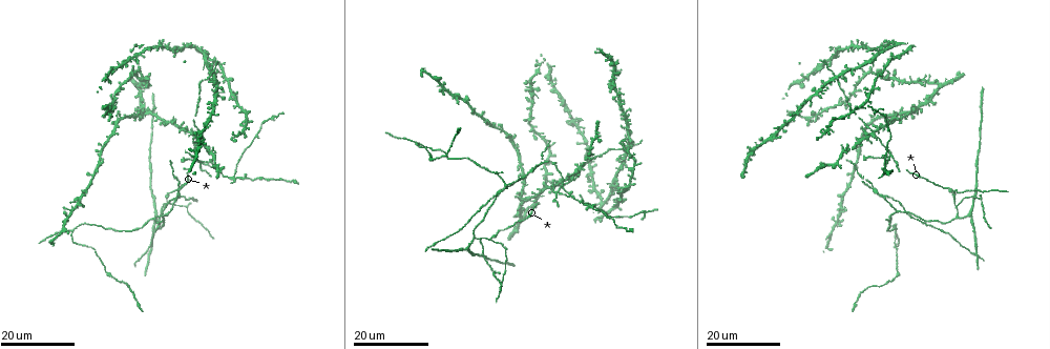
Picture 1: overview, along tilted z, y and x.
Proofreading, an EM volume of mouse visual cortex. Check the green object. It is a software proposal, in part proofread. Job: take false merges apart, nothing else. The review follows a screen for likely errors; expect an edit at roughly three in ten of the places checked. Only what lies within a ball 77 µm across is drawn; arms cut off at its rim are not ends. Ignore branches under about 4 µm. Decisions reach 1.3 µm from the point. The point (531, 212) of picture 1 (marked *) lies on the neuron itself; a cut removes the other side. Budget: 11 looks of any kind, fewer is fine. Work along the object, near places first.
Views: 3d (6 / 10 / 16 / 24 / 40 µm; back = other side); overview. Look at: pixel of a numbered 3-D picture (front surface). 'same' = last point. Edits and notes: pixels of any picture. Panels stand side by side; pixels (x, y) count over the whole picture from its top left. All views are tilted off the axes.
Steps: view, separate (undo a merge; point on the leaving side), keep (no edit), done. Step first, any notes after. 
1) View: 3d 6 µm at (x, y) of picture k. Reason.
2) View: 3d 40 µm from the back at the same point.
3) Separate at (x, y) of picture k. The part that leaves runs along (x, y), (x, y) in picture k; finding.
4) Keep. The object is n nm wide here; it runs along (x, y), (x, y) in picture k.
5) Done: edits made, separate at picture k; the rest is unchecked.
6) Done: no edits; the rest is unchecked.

View: 3d 24 µm at (481, 238) of picture 1. Branch point.

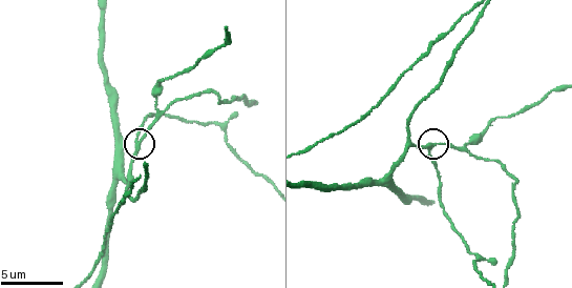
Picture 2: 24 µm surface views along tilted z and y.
View: 3d 6 µm at (427, 146) of picture 2.

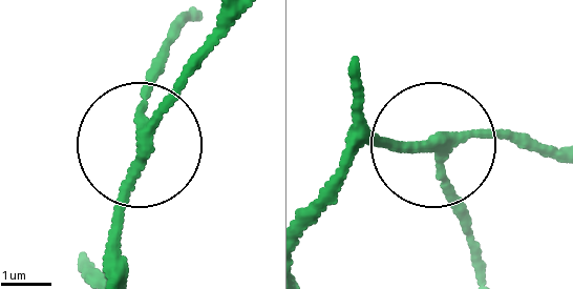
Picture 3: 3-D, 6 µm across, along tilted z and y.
Keep. It runs along (556, 151), (495, 137), (437, 144), (469, 236) in picture 3; one neuron here.

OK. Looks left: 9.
View: 3d 24 µm at (911, 216) of picture 1. Small branch off a trunk.

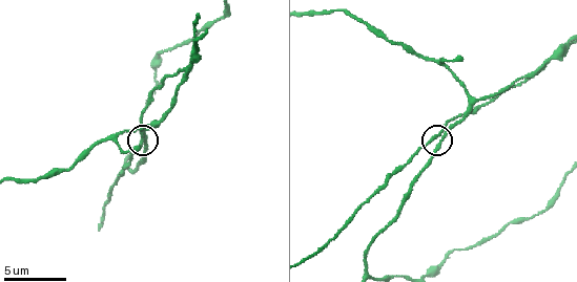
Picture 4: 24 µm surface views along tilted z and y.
View: 3d 6 µm at (141, 139) of picture 4.

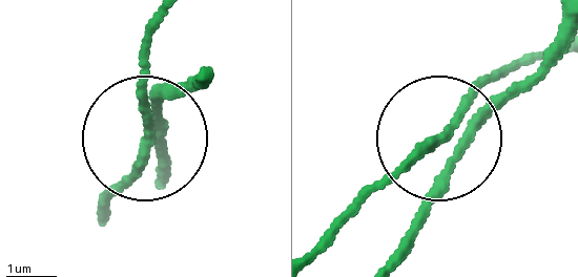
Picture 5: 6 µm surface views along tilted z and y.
Keep. The object is 190 nm wide here; continuous, no second neuron.

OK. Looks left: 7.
View: 3d 10 µm at (114, 178) of picture 2.

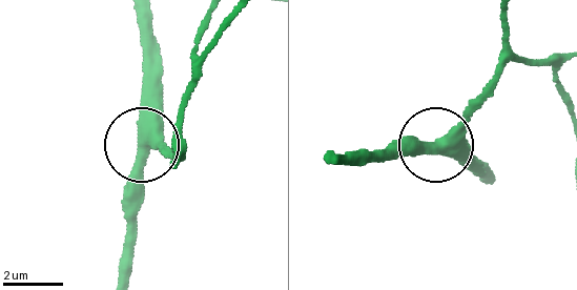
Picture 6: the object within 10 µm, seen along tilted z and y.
View: 3d 6 µm at (432, 147) of picture 6.

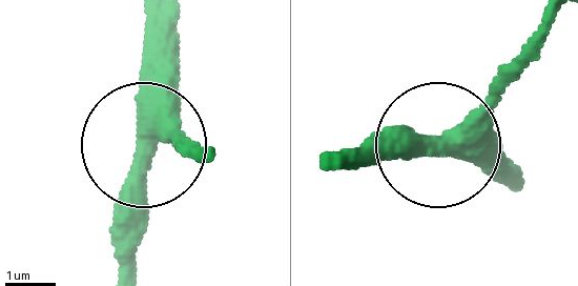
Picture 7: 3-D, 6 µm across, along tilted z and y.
Keep. The side arm is 16 µm long; continuous, no second neuron.

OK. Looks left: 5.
View: 3d 24 µm at (554, 192) of picture 1. Four-way junction.

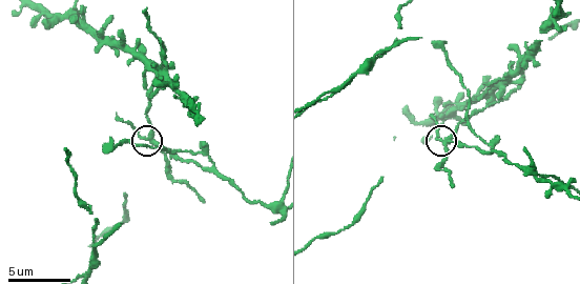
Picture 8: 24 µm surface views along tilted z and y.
View: 3d 6 µm at (153, 142) of picture 8.

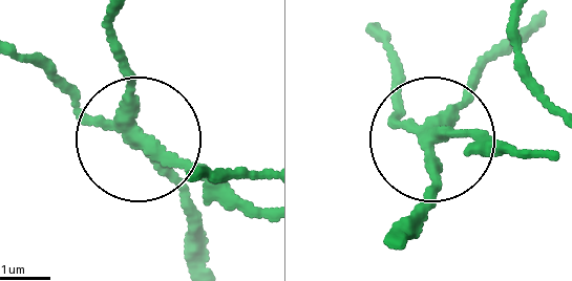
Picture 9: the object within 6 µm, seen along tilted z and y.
Separate at (468, 132) of picture 9. The object is 260 nm wide here; the part that leaves runs along (428, 132), (480, 129), (542, 151) in picture 9; a second neuron is stuck on.

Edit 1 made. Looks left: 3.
View: 3d 10 µm at (509, 93) of picture 8. Looks like a crossing.

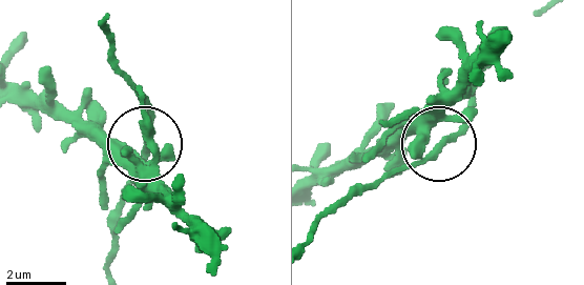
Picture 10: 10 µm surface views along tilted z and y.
Keep. One neuron here.

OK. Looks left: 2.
View: 3d 16 µm at (518, 197) of picture 1. Looks like a crossing.

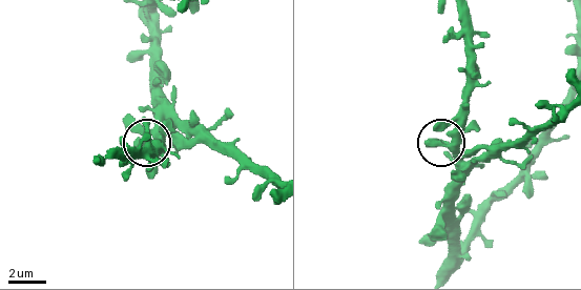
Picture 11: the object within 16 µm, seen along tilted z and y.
View: 3d 10 µm at (452, 139) of picture 11. Zoom in.

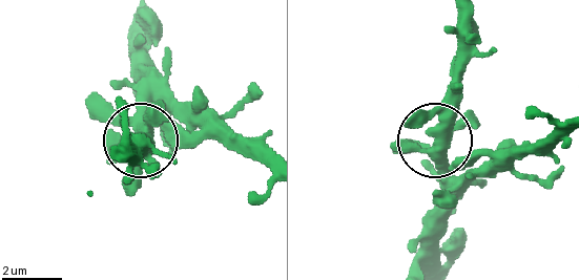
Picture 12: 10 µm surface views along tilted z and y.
Keep. The object is 430 nm wide here; one neuron here.

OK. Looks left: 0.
Done: edits made, separate at picture 9; the rest is unchecked.

